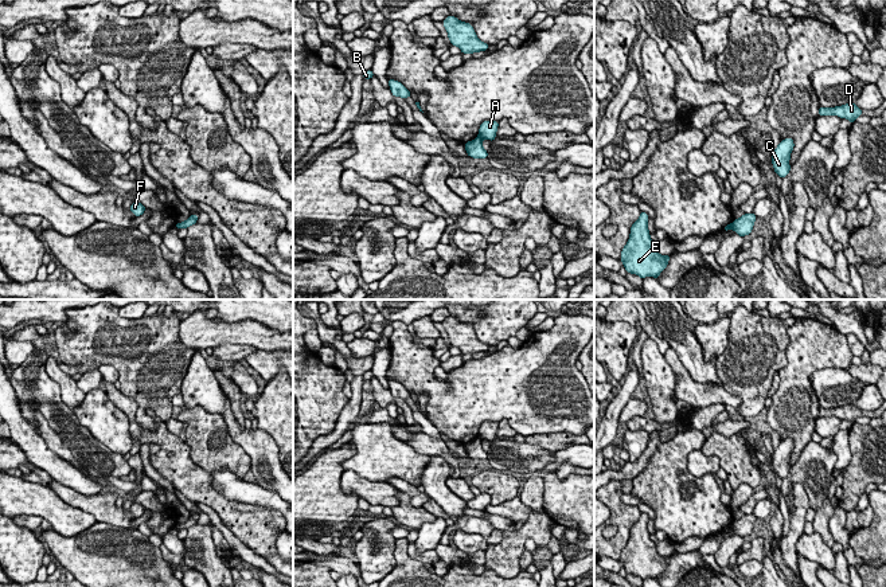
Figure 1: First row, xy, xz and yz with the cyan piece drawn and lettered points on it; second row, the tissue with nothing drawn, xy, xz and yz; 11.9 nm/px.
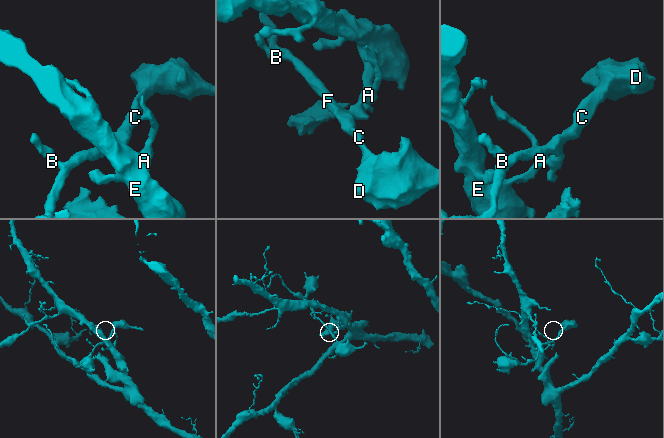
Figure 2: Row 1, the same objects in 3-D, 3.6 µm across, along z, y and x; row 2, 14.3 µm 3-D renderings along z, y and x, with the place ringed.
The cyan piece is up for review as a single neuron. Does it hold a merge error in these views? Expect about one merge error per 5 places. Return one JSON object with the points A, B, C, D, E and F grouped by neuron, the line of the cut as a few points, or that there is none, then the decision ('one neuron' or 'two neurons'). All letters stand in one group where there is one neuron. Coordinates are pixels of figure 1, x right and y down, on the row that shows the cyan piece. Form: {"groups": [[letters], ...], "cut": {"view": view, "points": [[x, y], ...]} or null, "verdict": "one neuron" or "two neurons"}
{"groups": [["A", "E"], ["B", "C", "D", "F"]], "cut": {"view": "xz", "points": [[477, 136], [480, 139]]}, "verdict": "two neurons"}

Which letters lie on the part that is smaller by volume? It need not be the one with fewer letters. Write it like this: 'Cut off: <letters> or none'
Cut off: B, C, D, F

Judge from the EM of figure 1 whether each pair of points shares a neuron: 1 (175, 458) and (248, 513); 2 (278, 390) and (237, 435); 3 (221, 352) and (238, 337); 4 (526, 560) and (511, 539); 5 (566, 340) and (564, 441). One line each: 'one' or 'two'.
1: one
2: two
3: two
4: two
5: two

